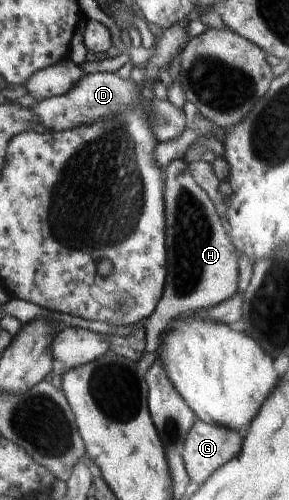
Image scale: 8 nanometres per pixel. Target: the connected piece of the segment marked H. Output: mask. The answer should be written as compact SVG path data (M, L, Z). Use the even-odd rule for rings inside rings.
M183 159L171 160L163 172L164 214L166 219L165 239L168 266L163 295L158 301L158 306L149 318L145 318L142 321L146 328L146 344L137 366L141 373L144 374L151 368L152 363L159 356L157 348L162 342L161 335L175 319L187 313L199 313L202 310L227 301L229 297L235 295L237 285L239 285L239 267L237 265L237 253L235 253L237 249L235 249L232 239L229 239L227 226L217 214L207 193L193 180L193 176L191 176L189 168L185 164Z

